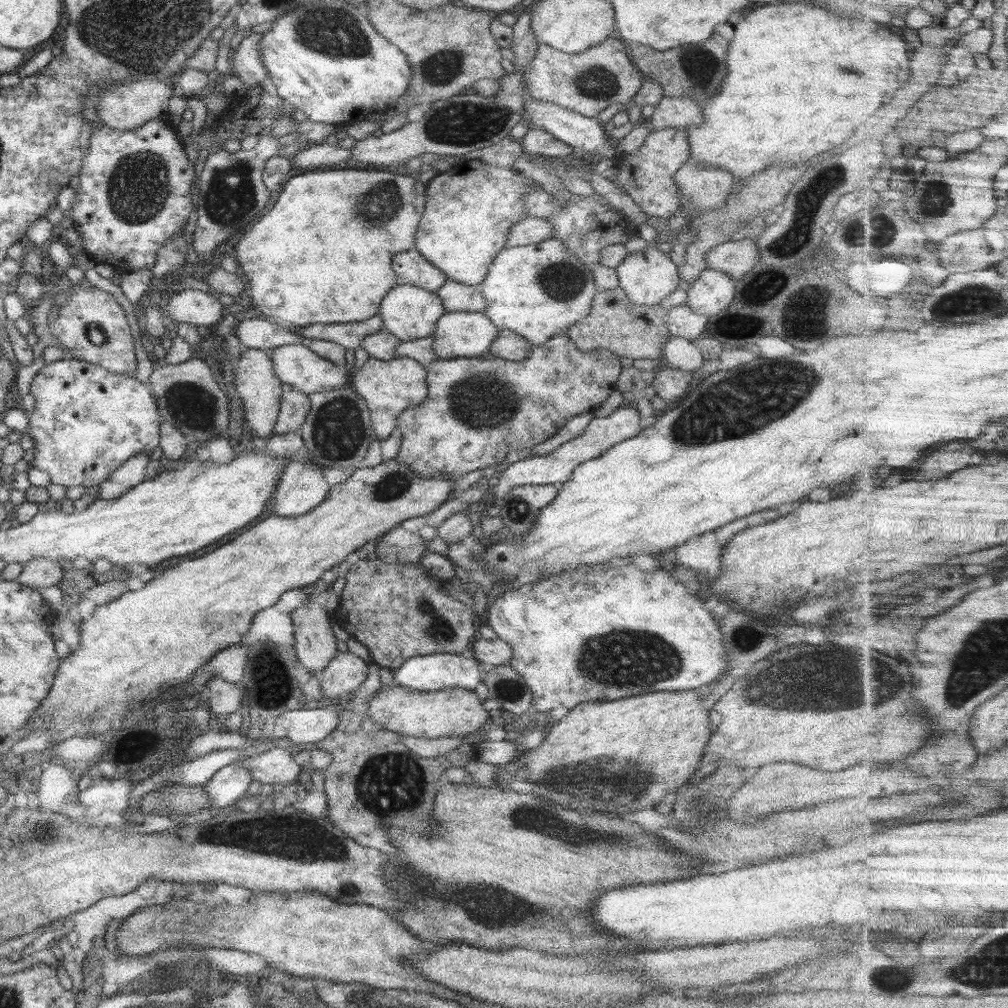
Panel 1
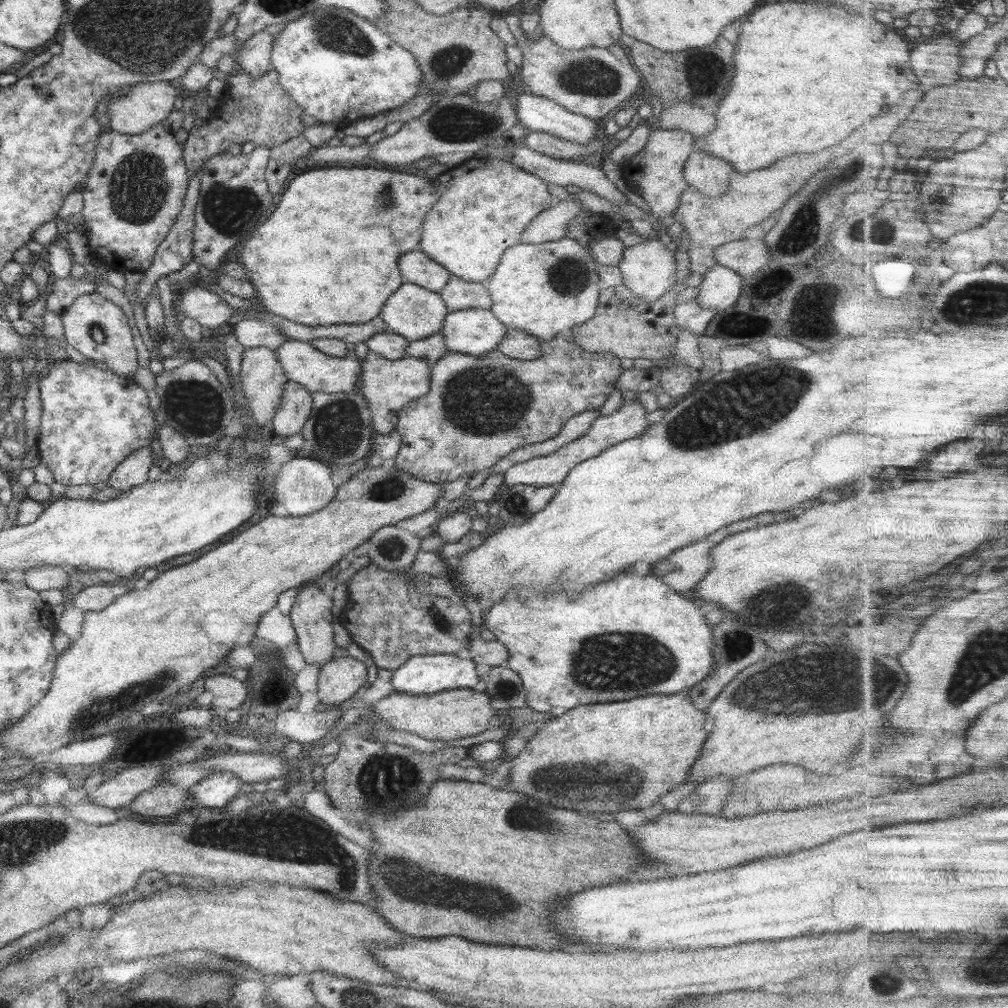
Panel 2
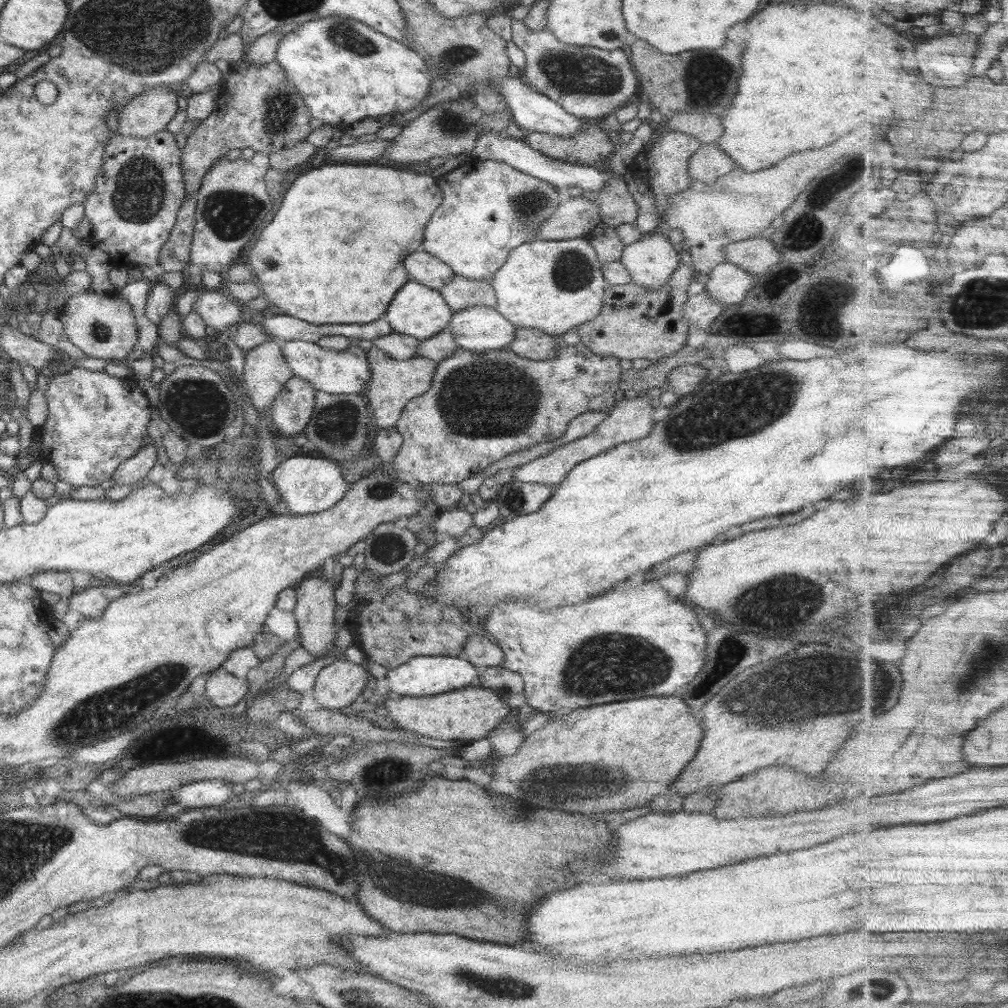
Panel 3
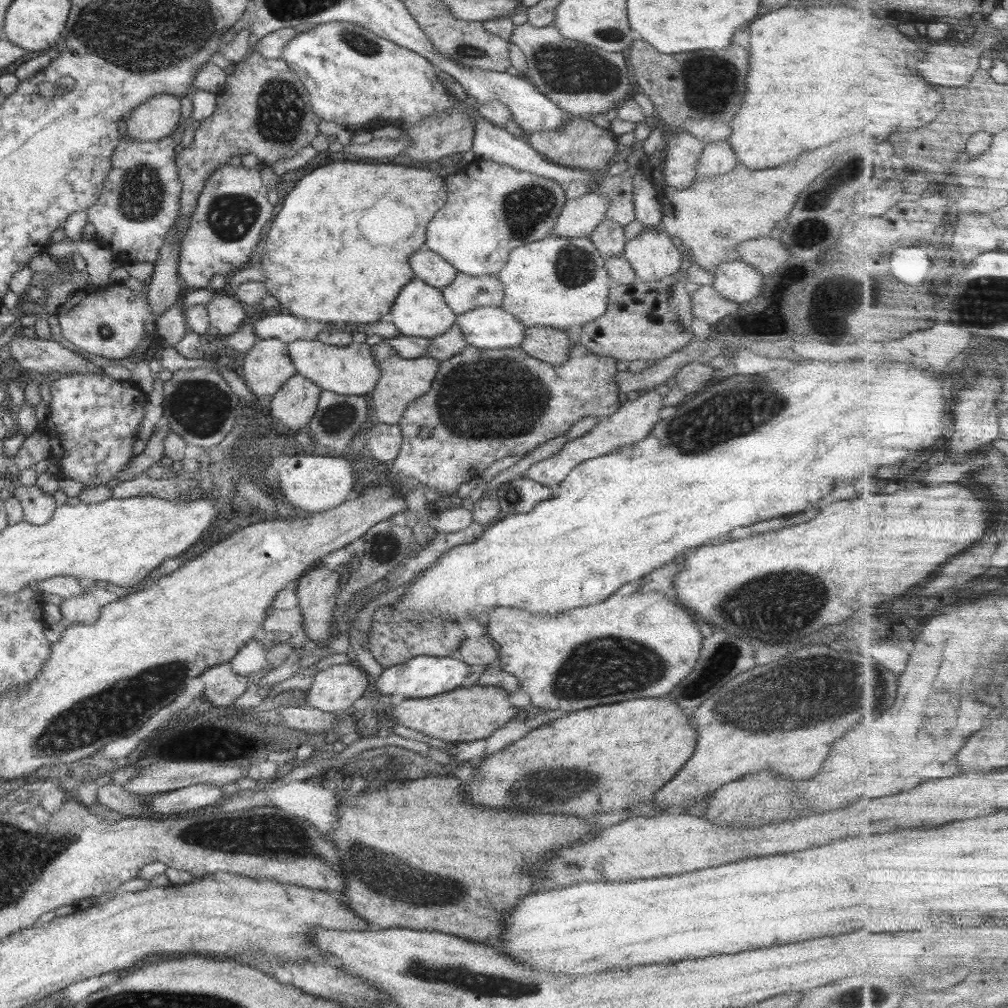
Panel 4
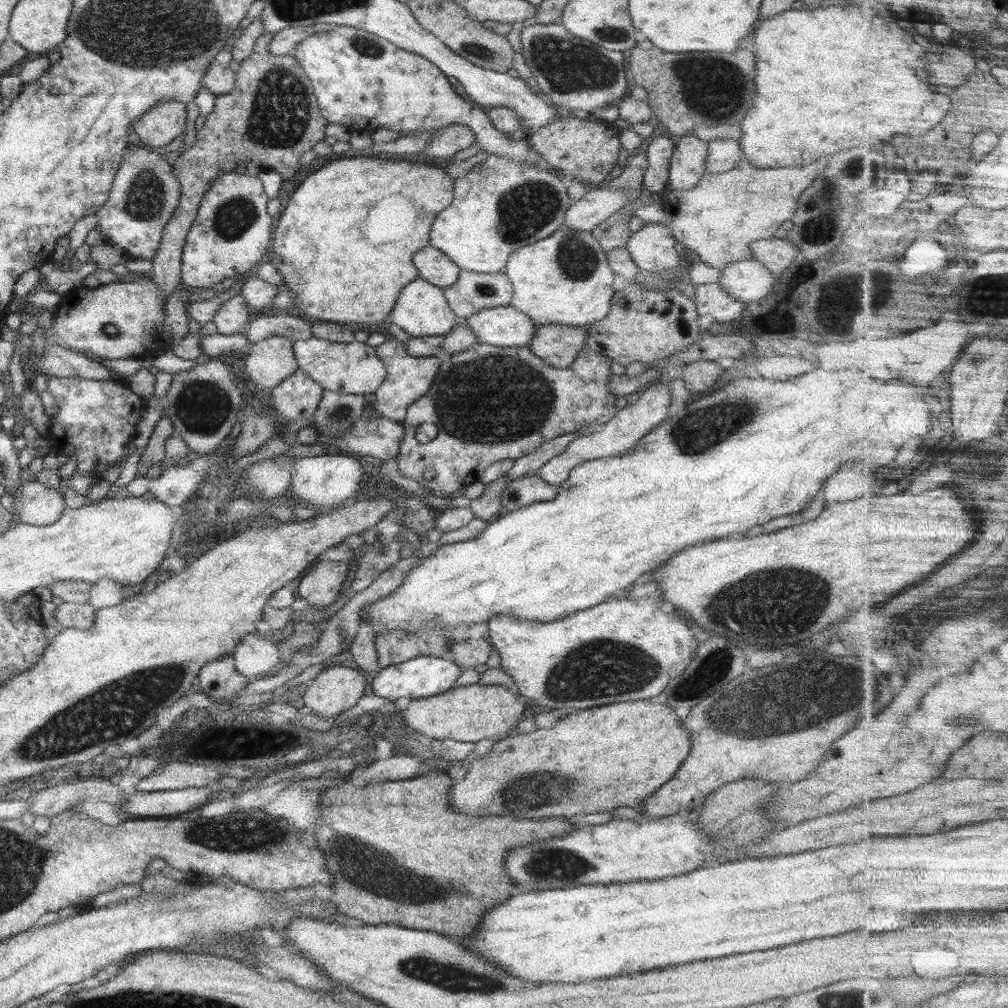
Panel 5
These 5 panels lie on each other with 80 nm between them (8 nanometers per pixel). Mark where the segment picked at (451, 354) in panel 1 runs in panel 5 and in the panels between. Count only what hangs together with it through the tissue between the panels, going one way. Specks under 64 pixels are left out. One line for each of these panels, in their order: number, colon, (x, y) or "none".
2: (475, 332)
3: (478, 329)
4: (487, 328)
5: (502, 326)

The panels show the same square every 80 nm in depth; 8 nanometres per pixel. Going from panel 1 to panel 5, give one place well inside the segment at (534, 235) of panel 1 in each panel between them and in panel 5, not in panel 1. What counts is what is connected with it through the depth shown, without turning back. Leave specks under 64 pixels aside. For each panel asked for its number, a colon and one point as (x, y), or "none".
2: (552, 224)
3: (576, 217)
4: (579, 216)
5: (598, 204)

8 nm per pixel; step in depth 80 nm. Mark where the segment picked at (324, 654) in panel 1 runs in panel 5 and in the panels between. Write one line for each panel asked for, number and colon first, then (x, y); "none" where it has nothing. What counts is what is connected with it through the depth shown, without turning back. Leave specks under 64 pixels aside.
2: (312, 620)
3: (315, 607)
4: (317, 589)
5: (322, 586)

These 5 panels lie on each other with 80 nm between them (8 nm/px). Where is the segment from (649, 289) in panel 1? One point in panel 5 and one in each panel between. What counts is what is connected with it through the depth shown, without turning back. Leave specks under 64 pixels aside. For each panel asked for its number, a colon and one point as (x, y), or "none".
2: (649, 269)
3: (650, 262)
4: (652, 255)
5: (652, 248)

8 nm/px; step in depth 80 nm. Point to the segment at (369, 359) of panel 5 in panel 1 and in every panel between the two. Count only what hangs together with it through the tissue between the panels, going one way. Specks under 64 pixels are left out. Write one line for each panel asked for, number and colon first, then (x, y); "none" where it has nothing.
1: (294, 364)
2: (303, 364)
3: (347, 372)
4: (351, 370)

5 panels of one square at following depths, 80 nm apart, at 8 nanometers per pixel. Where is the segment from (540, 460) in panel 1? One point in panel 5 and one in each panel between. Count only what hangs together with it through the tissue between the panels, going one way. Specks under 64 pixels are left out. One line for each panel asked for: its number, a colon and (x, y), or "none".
2: (629, 421)
3: (630, 419)
4: (633, 421)
5: (613, 437)

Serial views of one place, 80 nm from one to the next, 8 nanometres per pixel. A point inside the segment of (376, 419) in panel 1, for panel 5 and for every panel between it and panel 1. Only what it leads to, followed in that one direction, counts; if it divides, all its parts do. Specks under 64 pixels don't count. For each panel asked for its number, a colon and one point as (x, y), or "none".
2: (388, 385)
3: (393, 383)
4: (401, 381)
5: (408, 378)

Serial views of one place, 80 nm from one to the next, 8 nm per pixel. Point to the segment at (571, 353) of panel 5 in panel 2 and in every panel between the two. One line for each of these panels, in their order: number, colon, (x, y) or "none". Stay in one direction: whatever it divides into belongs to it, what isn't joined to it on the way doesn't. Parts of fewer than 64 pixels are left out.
2: (519, 345)
3: (529, 343)
4: (551, 345)

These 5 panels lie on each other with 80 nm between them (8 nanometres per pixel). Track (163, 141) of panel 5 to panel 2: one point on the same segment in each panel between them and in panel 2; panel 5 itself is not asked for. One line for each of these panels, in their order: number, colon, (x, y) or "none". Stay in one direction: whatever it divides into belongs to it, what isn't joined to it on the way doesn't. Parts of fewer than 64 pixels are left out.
2: (145, 104)
3: (148, 113)
4: (157, 118)

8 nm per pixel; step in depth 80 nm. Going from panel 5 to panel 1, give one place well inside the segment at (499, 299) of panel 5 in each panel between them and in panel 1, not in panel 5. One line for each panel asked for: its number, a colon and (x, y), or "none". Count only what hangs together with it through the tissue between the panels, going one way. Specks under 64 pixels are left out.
1: (455, 297)
2: (458, 295)
3: (460, 294)
4: (465, 293)

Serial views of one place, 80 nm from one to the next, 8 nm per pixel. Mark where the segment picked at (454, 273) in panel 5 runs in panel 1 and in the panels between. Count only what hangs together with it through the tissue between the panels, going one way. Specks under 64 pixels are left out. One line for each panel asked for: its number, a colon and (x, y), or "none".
1: (410, 267)
2: (416, 267)
3: (422, 267)
4: (432, 269)

